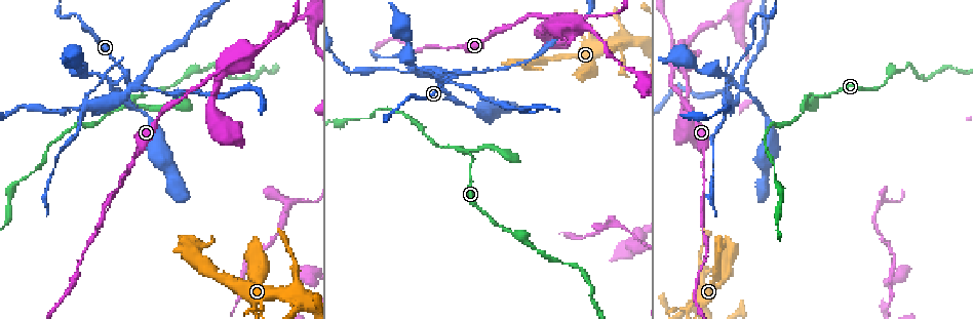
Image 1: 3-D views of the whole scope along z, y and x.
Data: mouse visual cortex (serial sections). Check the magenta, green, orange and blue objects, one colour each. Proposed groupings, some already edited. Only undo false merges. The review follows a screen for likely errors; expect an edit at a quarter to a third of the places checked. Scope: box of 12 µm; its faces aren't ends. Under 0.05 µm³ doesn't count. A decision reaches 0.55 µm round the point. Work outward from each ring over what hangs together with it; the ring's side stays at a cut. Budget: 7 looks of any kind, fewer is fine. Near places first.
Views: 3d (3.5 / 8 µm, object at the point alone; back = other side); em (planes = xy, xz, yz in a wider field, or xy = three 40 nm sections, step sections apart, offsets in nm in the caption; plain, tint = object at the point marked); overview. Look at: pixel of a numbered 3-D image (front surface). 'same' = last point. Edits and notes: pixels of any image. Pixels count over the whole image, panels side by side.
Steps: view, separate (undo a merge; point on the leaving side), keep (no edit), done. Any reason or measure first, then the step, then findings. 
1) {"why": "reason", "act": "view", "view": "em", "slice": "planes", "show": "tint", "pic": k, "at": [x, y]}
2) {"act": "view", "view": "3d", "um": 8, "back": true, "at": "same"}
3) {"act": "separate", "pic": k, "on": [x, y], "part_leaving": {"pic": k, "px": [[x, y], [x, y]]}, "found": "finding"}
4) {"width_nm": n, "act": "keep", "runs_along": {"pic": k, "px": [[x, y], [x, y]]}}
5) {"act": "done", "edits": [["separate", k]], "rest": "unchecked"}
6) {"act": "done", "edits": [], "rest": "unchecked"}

{"why": "arms part here", "act": "view", "view": "3d", "um": 3.5, "pic": 1, "at": [134, 98]}

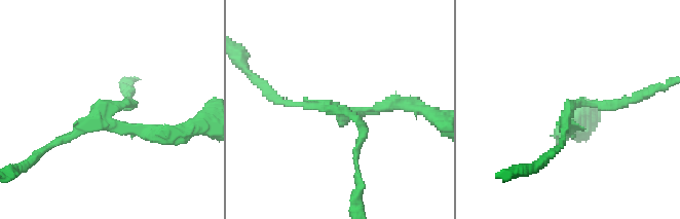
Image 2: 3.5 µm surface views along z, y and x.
{"arms": 3, "arm_widths_nm": [100, 150, 150], "why": "shape alone is not enough", "act": "view", "view": "em", "slice": "xy", "step": 2, "show": "plain", "pic": 2, "at": [569, 110]}

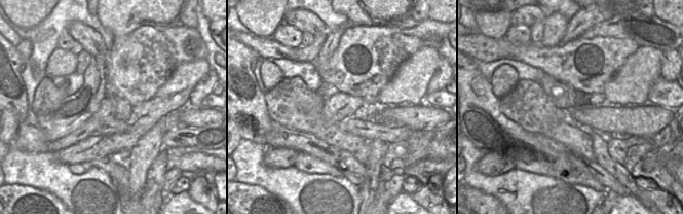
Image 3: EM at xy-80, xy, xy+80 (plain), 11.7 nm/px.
{"act": "view", "view": "em", "slice": "xy", "step": 2, "show": "tint", "at": "same"}

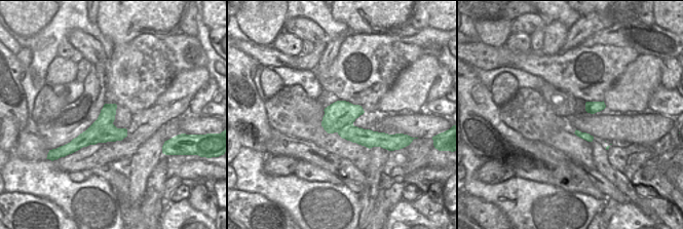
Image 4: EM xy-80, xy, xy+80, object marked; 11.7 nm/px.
{"width_nm": 360, "act": "keep", "runs_along": {"pic": 2, "px": [[357, 163], [364, 130], [354, 118], [281, 100]]}, "found": "one cell here"}

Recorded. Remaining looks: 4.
{"why": "thin neck", "act": "view", "view": "3d", "um": 3.5, "pic": 1, "at": [96, 230]}

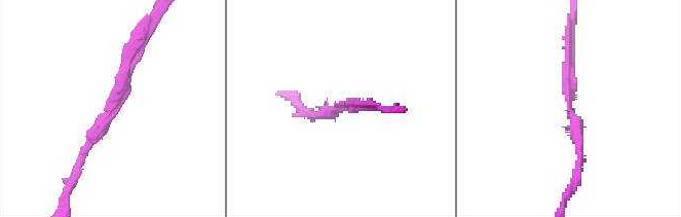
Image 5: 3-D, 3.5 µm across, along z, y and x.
{"arm_widths_nm": [100, 150], "act": "view", "view": "em", "slice": "xy", "step": 5, "show": "tint", "pic": 5, "at": [568, 110]}

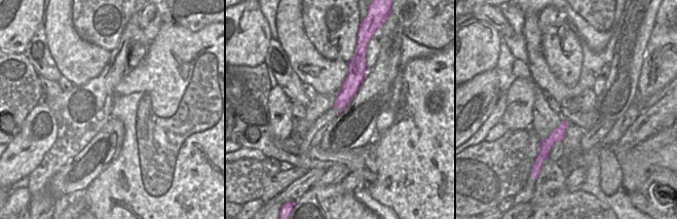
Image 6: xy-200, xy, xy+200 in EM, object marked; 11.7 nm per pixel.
{"act": "keep", "runs_along": {"pic": 6, "px": [[356, 66], [356, 75], [340, 107]]}, "found": "all the same cell"}

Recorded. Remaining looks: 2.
{"why": "four or more arms meet", "act": "view", "view": "3d", "um": 3.5, "pic": 1, "at": [620, 39]}

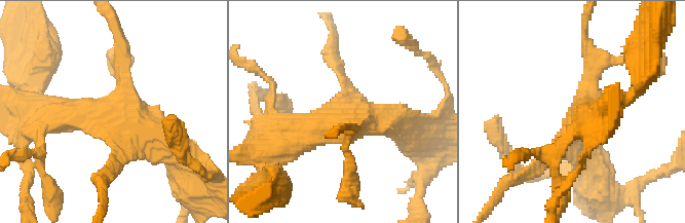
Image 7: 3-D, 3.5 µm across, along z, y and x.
{"act": "view", "view": "em", "slice": "xy", "step": 2, "show": "tint", "pic": 7, "at": [114, 109]}

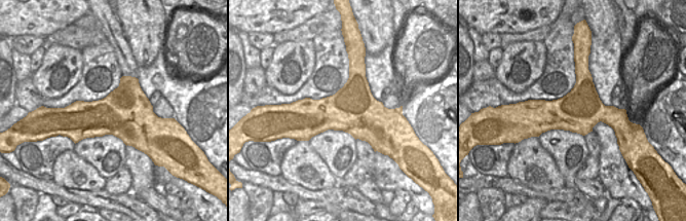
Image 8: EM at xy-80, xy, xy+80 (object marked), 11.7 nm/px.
{"act": "keep", "runs_along": {"pic": 7, "px": [[49, 114], [116, 110], [173, 148]]}, "found": "continuous, no second cell"}

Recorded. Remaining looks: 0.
{"act": "done", "edits": [], "rest": "unchecked"}

